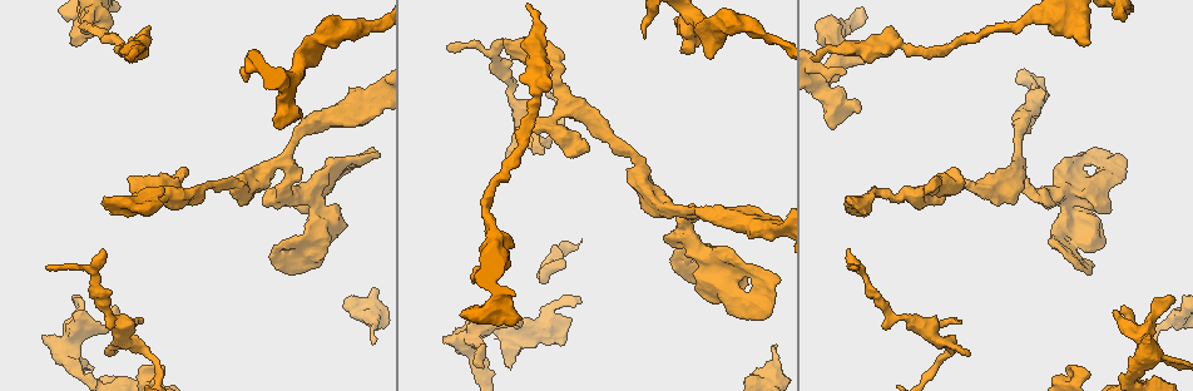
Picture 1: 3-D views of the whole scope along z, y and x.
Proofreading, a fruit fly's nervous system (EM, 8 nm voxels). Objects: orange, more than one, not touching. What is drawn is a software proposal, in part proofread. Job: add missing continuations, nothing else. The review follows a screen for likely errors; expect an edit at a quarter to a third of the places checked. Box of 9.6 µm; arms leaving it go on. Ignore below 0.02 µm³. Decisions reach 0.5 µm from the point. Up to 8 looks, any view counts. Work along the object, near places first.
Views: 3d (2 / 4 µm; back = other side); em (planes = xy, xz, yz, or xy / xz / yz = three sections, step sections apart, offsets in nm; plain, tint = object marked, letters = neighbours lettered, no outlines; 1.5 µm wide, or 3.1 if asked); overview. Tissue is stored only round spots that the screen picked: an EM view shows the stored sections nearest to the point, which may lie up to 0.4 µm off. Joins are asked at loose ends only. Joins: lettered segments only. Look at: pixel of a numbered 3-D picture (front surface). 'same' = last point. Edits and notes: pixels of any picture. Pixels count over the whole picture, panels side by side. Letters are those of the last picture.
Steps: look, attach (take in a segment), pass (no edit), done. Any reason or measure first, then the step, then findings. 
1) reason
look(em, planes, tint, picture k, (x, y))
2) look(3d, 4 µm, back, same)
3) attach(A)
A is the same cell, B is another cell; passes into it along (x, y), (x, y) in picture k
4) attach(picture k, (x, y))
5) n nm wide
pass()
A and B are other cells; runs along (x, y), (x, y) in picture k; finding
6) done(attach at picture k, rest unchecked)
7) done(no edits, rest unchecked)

branch stops here
look(em, planes, plain, picture 1, (469, 317))

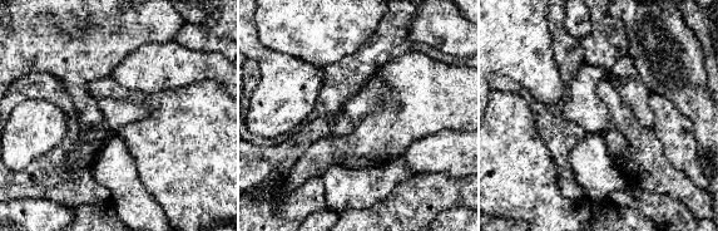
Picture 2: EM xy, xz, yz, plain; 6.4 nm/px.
where the object lies
look(em, planes, tint, same)

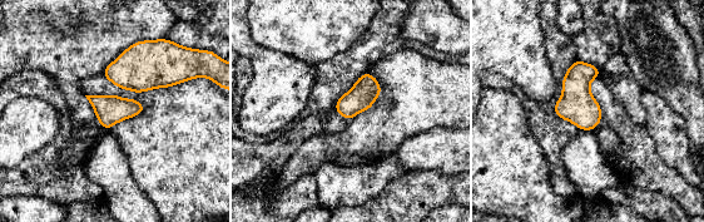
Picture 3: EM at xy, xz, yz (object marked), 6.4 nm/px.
look(em, planes, letters, same)

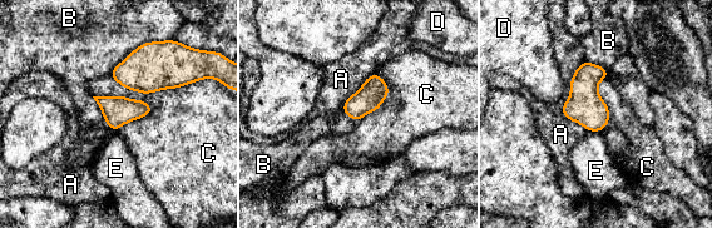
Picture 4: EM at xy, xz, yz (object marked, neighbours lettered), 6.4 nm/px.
pass()
A, B, C, D and E are other cells; border along (93, 95), (142, 99), (153, 109) in picture 4; none of them fits

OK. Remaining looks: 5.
an open end
look(em, planes, letters, picture 1, (644, 38))

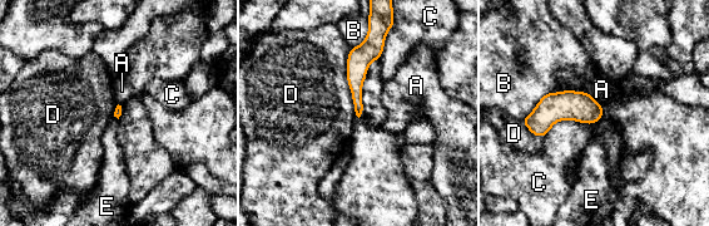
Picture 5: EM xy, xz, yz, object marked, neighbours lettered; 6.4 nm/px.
pass()
A, B, C, D and E are other cells; runs along (372, 38), (357, 62), (358, 111) in picture 5; no lettered segment goes on from it

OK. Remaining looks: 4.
free end
look(3d, 4 µm, back, picture 1, (849, 252))

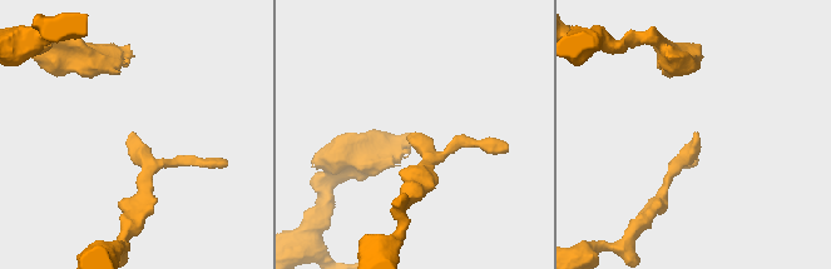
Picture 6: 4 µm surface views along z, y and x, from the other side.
look(em, xy, step 4, tint, picture 6, (412, 133))

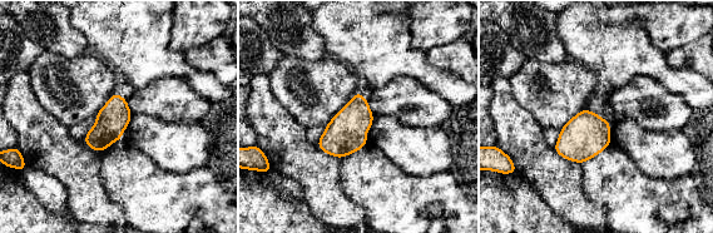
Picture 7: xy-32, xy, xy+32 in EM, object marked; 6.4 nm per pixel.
look(em, xz, step 8, letters, same)

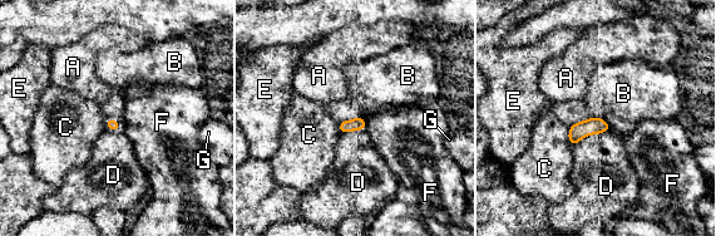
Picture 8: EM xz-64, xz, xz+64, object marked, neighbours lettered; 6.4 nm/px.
D touches over 260 nm
pass()
A, B, C, D, E, F and G are other cells; no lettered segment goes on from it

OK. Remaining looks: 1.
done(no edits, rest unchecked)

